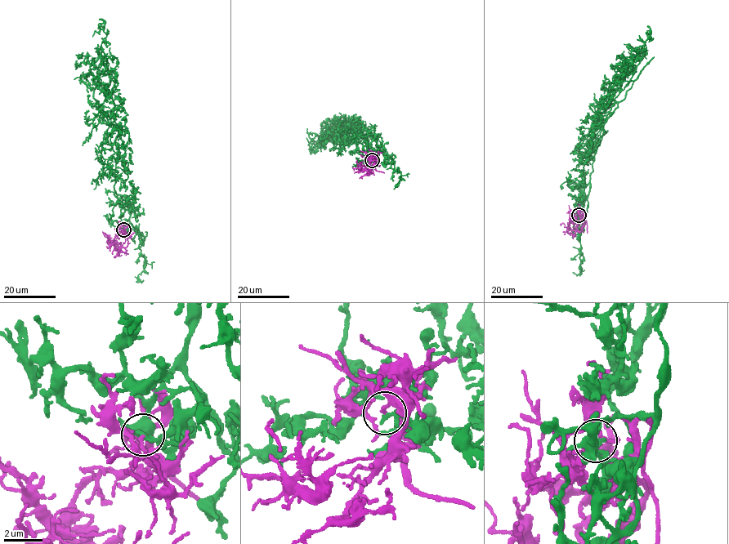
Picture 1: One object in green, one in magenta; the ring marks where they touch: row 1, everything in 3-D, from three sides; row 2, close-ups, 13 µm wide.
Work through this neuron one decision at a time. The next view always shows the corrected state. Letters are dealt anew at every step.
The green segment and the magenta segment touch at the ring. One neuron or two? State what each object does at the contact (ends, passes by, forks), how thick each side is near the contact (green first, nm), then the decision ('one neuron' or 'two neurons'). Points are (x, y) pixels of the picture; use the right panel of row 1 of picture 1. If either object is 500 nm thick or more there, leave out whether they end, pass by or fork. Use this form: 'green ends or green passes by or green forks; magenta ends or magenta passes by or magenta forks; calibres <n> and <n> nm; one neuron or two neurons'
green ends; magenta ends; calibres 240 and 160 nm; two neurons

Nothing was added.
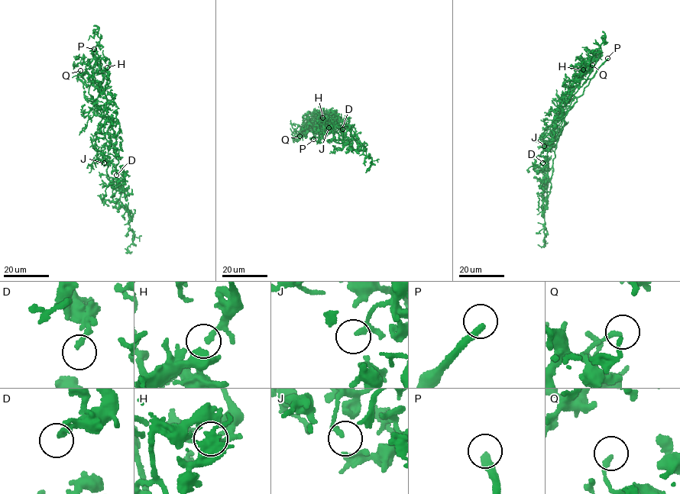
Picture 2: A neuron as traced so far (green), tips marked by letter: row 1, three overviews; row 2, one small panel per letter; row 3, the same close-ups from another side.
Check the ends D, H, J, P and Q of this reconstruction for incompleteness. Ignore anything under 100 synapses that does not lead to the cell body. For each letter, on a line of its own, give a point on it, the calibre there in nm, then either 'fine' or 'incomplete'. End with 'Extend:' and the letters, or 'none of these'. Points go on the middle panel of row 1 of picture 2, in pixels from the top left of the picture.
D: (342, 129) | 200 nm | fine
H: (322, 117) | 150 nm | fine
J: (328, 127) | 150 nm | fine
P: (313, 139) | 300 nm | incomplete
Q: (299, 136) | 180 nm | fine
Extend: P

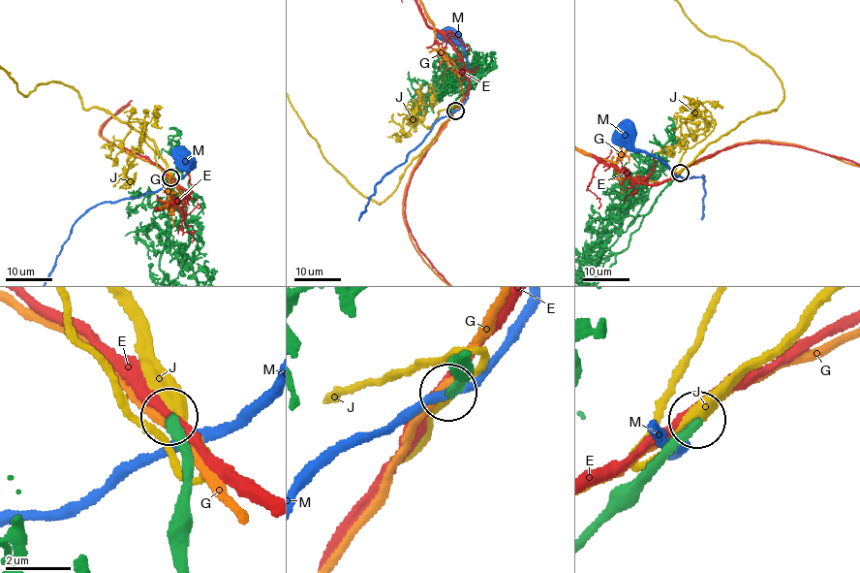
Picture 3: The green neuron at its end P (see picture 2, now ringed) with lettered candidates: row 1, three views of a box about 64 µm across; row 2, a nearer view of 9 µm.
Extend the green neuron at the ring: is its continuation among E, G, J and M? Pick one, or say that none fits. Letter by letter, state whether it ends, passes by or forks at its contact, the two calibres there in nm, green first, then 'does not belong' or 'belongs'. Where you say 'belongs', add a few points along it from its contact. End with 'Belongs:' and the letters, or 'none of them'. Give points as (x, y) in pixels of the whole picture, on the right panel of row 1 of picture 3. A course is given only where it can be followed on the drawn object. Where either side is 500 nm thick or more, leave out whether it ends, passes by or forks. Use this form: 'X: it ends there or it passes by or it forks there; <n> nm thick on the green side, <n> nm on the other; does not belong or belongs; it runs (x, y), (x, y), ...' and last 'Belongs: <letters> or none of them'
E: it passes by; 340 nm thick on the green side, 320 nm on the other; does not belong
G: it passes by; 400 nm thick on the green side, 260 nm on the other; does not belong
J: it passes by; 360 nm thick on the green side, 320 nm on the other; belongs; it runs (678, 174), (708, 144), (777, 109), (781, 80), (740, 46), (701, 32)
M: it passes by; 420 nm thick on the green side, 280 nm on the other; does not belong
Belongs: J

